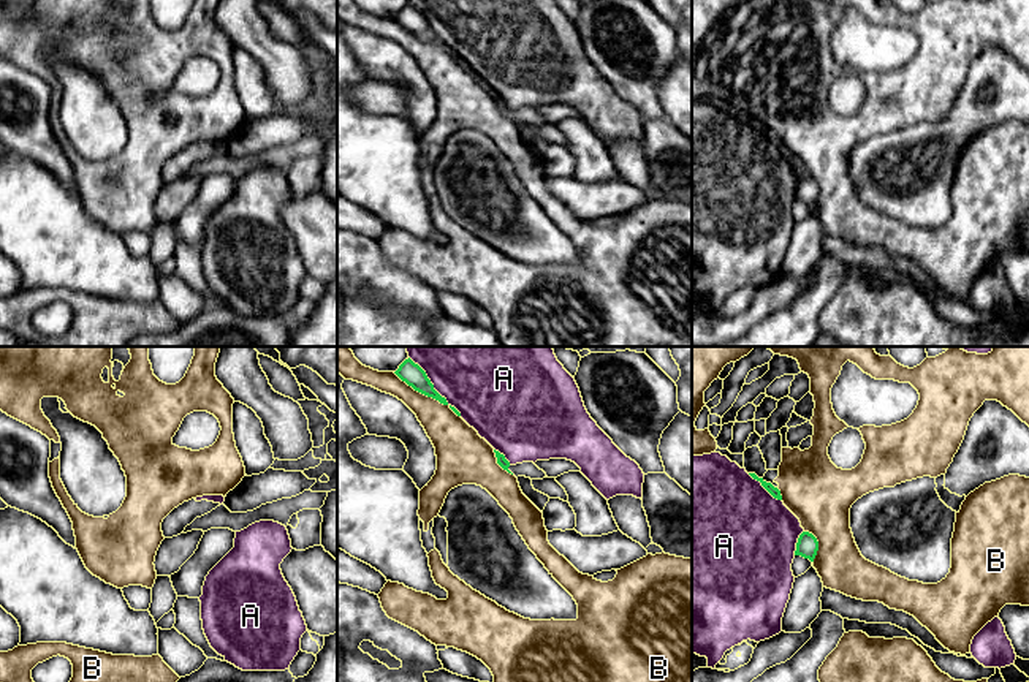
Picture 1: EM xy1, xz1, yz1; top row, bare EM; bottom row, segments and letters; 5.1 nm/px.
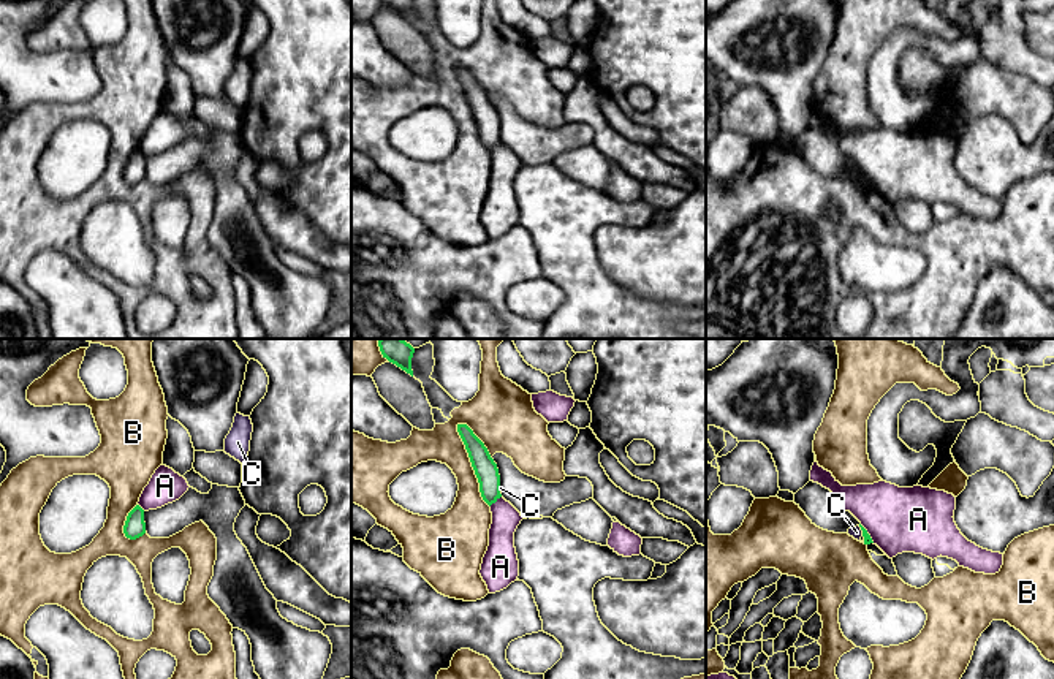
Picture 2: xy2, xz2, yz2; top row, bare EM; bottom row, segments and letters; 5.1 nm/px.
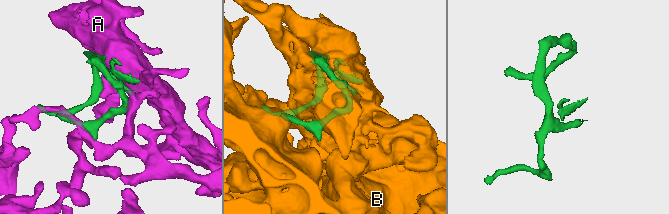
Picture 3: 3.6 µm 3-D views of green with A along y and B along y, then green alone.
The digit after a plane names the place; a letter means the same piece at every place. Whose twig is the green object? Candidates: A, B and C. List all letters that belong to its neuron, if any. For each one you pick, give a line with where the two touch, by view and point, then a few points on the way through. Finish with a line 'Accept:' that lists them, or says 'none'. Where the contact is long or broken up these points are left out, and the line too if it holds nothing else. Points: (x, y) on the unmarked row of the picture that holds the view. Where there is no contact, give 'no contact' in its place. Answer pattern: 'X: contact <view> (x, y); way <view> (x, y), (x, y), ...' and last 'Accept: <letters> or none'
Accept: none

